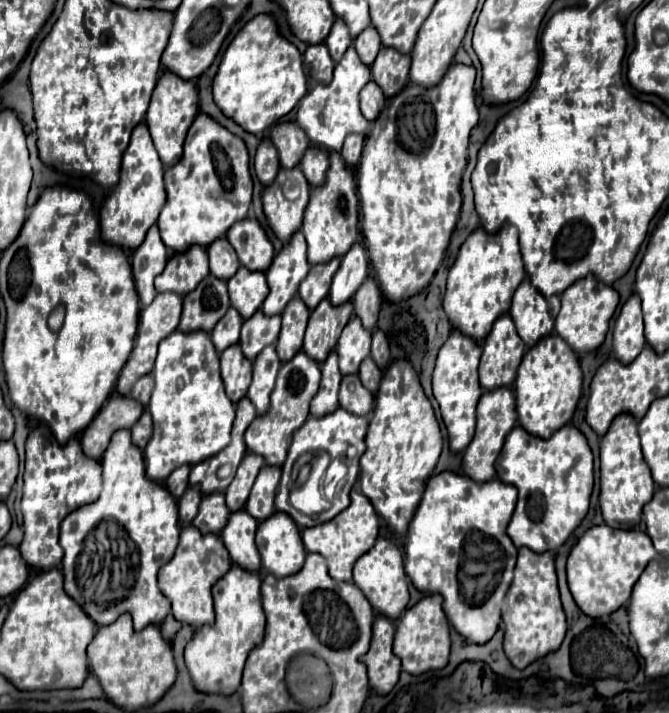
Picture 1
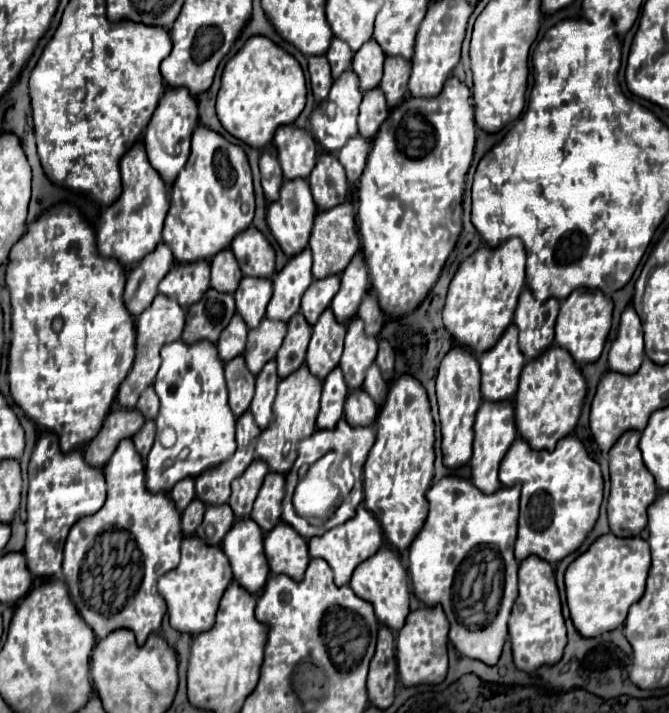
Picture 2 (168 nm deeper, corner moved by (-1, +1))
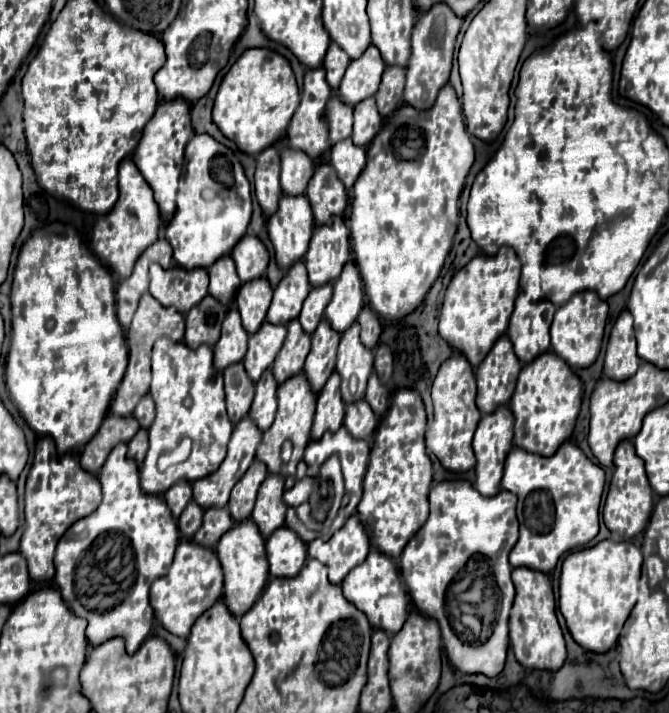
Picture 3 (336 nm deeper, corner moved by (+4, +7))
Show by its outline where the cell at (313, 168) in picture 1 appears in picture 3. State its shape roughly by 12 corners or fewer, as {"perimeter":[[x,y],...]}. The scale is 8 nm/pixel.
{"perimeter":[[329,162],[307,186],[317,224],[345,212],[347,192]]}

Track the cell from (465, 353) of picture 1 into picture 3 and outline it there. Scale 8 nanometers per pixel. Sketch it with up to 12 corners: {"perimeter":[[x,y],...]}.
{"perimeter":[[455,352],[431,398],[429,452],[451,472],[475,466],[471,440],[481,412],[473,368]]}

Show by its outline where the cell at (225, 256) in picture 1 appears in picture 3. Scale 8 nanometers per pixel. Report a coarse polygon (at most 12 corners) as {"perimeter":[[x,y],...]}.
{"perimeter":[[231,256],[209,272],[209,294],[229,306],[241,284]]}

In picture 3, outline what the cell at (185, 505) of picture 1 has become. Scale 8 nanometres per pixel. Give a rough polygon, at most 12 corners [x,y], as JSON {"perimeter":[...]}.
{"perimeter":[[195,500],[177,520],[181,538],[191,540],[201,524],[203,508]]}

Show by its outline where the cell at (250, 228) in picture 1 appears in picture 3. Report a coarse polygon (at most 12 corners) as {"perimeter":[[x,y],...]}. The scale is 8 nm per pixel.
{"perimeter":[[245,234],[231,250],[241,282],[265,276],[269,252]]}

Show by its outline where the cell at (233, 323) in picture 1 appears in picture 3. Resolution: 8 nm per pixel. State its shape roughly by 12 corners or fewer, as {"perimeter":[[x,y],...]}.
{"perimeter":[[231,308],[221,338],[213,346],[213,364],[223,370],[241,362],[249,334],[239,310]]}

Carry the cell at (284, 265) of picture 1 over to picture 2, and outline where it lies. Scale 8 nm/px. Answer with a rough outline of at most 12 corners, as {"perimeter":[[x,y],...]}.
{"perimeter":[[312,252],[272,278],[266,318],[288,322],[312,280]]}

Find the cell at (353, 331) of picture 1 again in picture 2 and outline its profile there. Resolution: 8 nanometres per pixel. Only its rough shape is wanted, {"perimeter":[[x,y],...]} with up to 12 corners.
{"perimeter":[[364,322],[348,324],[340,368],[350,390],[362,388],[378,342]]}

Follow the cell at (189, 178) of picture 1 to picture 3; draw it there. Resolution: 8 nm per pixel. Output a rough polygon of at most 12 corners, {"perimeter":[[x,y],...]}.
{"perimeter":[[195,134],[165,226],[183,268],[247,232],[251,186],[225,144]]}

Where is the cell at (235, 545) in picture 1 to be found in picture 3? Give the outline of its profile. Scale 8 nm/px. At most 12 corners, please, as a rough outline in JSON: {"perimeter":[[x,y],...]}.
{"perimeter":[[247,518],[221,536],[225,604],[241,616],[269,580],[265,538]]}

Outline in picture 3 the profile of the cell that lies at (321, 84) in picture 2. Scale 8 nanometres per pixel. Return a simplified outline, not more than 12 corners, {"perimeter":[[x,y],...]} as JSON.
{"perimeter":[[321,66],[307,70],[289,122],[291,148],[319,158],[331,146],[321,120],[331,88]]}

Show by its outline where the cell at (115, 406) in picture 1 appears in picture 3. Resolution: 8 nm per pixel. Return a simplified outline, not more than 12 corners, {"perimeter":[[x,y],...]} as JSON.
{"perimeter":[[107,414],[85,444],[81,464],[99,472],[111,448],[139,430],[135,416]]}

